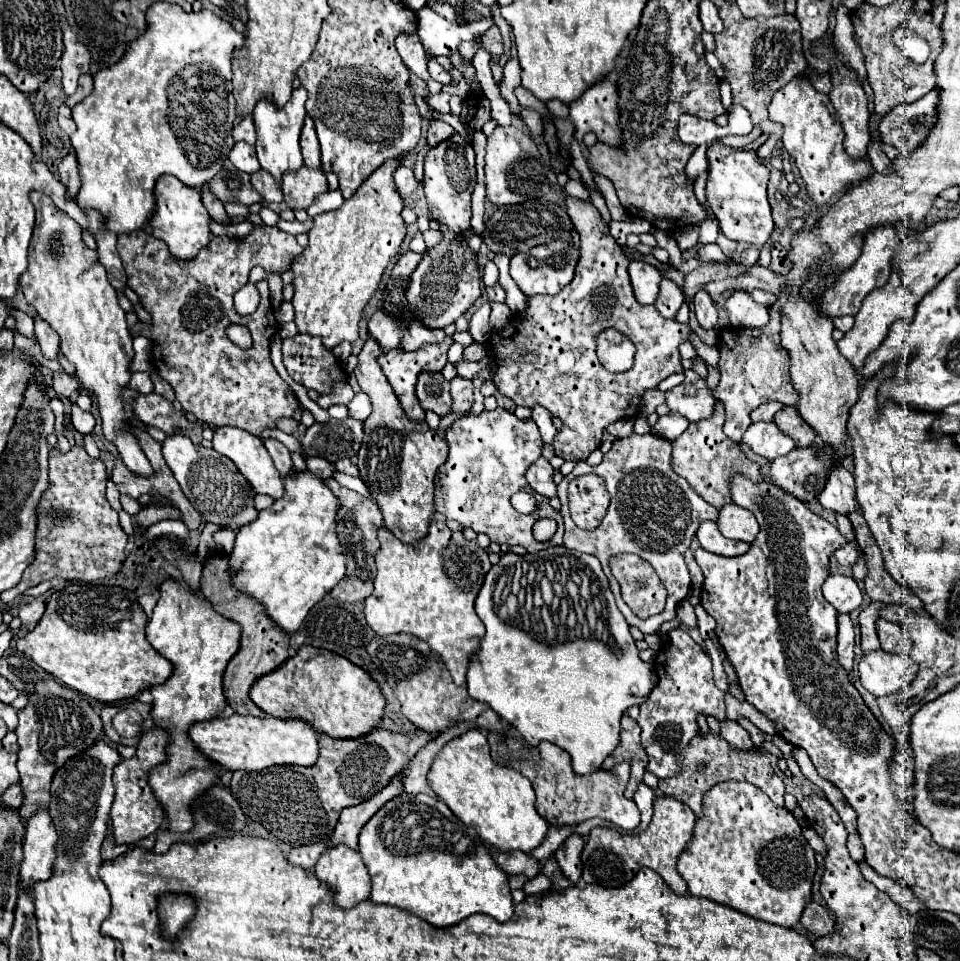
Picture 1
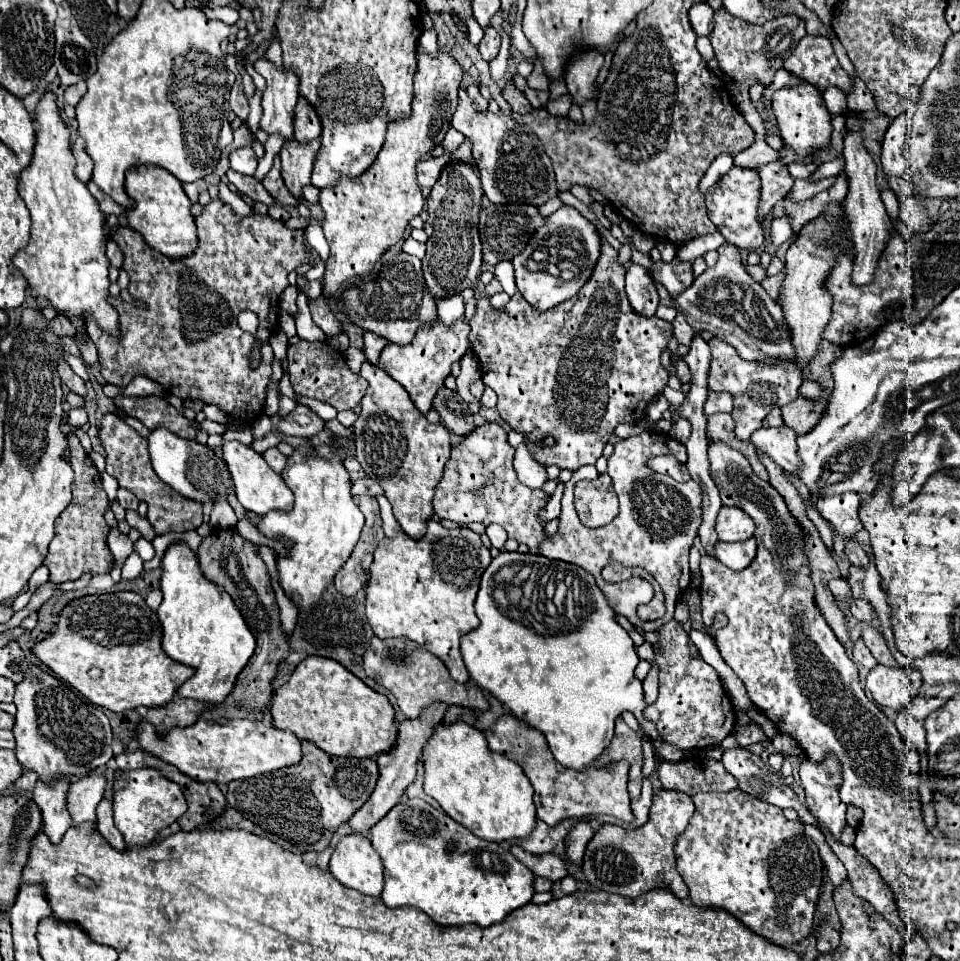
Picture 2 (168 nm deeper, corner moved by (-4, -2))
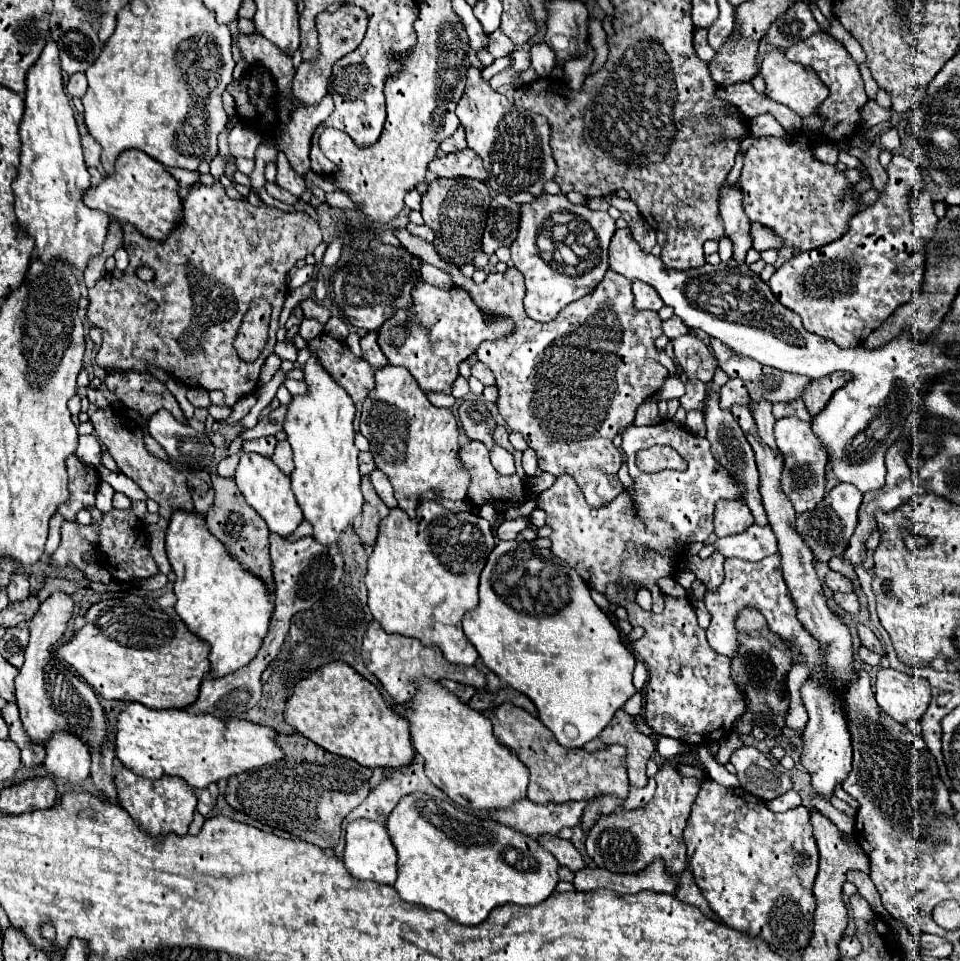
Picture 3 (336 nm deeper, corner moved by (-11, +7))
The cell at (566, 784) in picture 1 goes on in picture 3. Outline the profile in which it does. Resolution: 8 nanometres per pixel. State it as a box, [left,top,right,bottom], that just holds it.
[486,703,630,805]

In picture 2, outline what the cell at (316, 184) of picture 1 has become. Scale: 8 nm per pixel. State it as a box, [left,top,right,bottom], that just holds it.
[281,138,321,200]

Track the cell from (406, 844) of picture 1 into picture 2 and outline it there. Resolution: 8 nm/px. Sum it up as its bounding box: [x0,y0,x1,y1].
[371,798,535,928]

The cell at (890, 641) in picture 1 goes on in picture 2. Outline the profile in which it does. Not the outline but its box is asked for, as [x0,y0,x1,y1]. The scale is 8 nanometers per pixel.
[861,628,897,668]

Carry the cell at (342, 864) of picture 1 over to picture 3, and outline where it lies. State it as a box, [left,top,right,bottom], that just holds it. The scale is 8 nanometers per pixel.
[342,819,396,885]

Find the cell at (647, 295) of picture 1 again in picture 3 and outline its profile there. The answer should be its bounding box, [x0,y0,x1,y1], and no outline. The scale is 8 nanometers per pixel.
[632,281,664,311]

